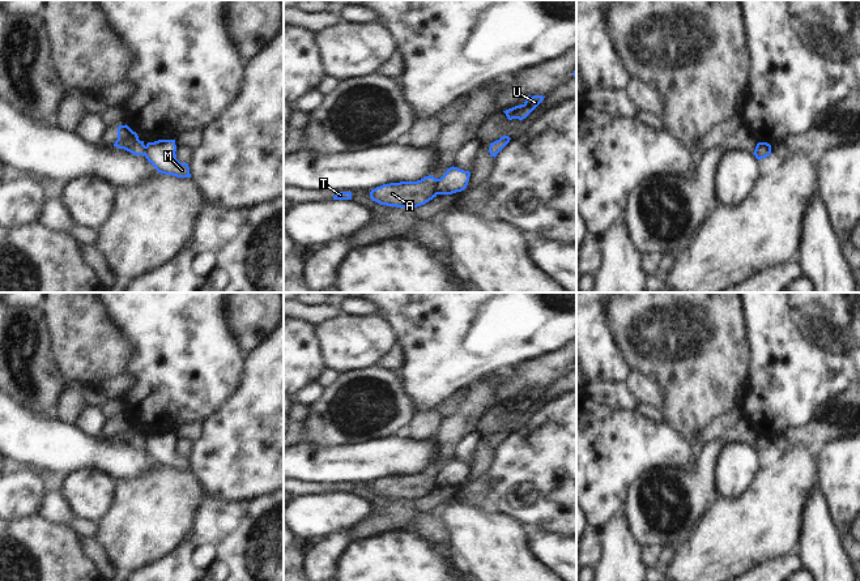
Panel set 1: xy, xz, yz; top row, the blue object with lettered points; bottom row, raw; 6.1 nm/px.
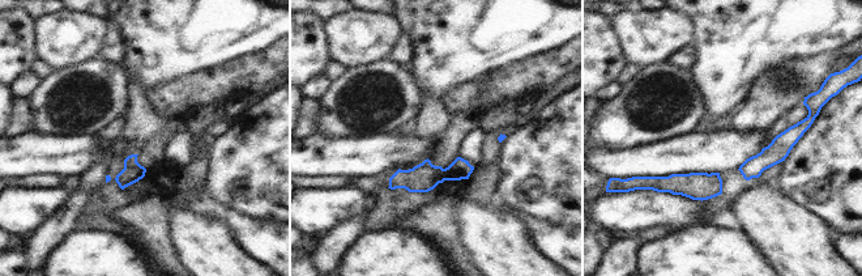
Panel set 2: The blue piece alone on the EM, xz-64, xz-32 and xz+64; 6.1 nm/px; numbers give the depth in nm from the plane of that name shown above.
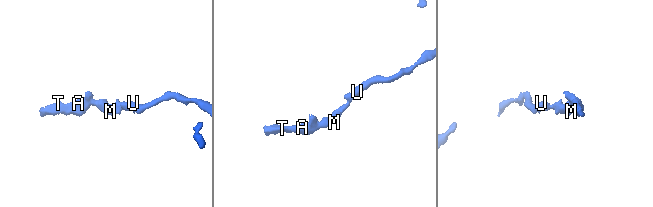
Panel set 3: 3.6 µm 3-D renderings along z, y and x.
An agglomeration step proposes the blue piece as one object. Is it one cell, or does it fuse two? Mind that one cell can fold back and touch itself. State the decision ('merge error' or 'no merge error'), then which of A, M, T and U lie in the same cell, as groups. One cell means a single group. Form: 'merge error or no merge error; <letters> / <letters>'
merge error; A T / M U

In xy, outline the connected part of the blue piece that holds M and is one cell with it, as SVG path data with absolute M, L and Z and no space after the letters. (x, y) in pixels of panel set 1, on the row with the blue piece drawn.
M158 140L146 144L144 155L161 174L191 178L188 163L180 163L175 151L175 140Z

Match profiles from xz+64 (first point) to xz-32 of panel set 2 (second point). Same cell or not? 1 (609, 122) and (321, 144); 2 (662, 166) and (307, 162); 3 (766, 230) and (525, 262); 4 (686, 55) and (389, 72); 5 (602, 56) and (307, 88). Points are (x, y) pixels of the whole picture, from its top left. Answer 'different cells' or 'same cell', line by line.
1: different cells
2: same cell
3: same cell
4: different cells
5: different cells

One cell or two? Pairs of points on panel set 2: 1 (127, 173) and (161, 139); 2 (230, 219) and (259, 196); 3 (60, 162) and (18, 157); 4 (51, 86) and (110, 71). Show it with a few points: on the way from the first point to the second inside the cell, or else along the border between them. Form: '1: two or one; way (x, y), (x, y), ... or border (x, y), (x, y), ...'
1: one; way (136, 165), (153, 148)
2: two; border (212, 199), (242, 212), (269, 220)
3: one; way (50, 157), (29, 157)
4: one; way (65, 83), (71, 79), (95, 79)

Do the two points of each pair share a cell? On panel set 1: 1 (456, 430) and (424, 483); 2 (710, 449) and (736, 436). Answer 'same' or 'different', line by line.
1: same
2: same

